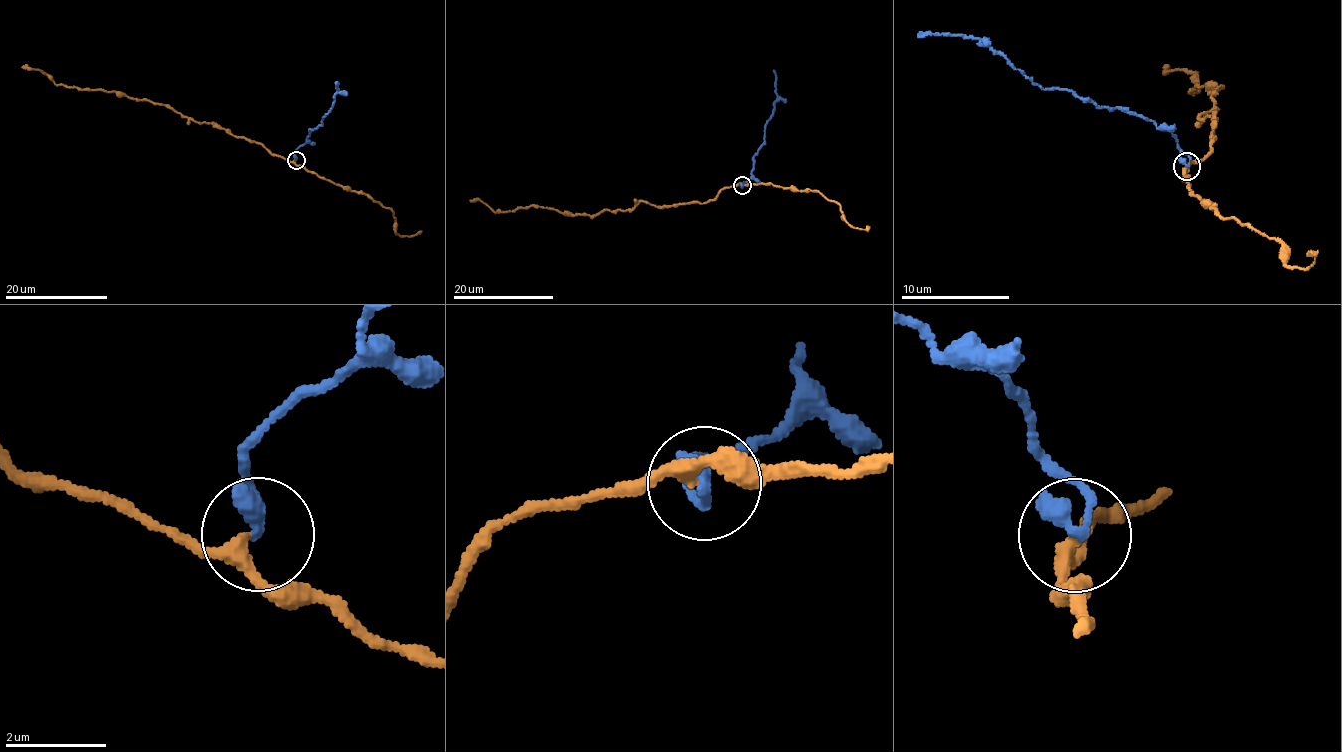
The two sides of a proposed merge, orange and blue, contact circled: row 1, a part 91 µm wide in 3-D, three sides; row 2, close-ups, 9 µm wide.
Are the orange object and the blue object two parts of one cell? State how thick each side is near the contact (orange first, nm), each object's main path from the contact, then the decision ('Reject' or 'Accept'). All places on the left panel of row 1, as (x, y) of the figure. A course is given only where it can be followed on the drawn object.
Thickness 240 nm (orange) against 380 nm. Course of orange: (295, 159), (289, 162), (256, 143), (194, 121), (161, 103), (56, 84), (46, 74), (22, 67). Course of blue: (295, 159), (294, 151), (306, 141), (310, 128), (322, 123), (332, 107), (338, 90), (337, 81). Reject

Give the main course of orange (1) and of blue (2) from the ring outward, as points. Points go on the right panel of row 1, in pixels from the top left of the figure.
1: (1186, 165), (1210, 152), (1214, 118), (1199, 119), (1219, 89), (1191, 94), (1192, 73), (1168, 71)
2: (1186, 165), (1162, 127), (1114, 107), (1098, 108), (1066, 89), (1042, 89), (978, 38), (918, 31)

